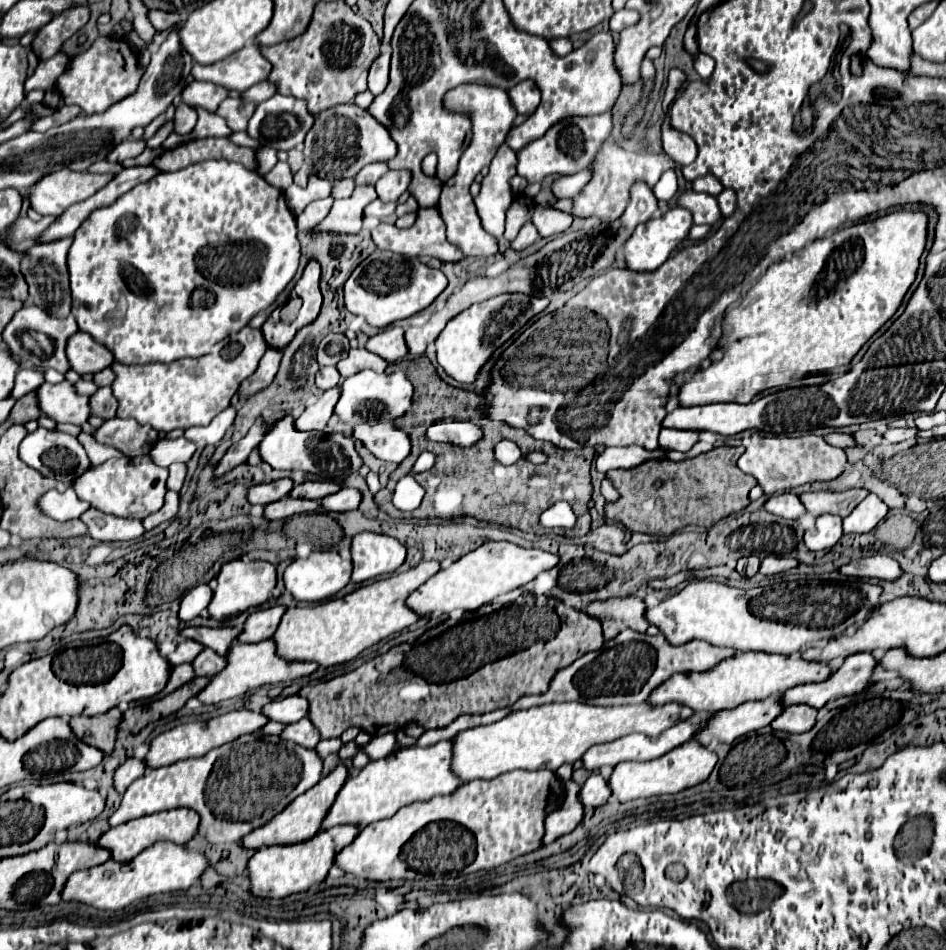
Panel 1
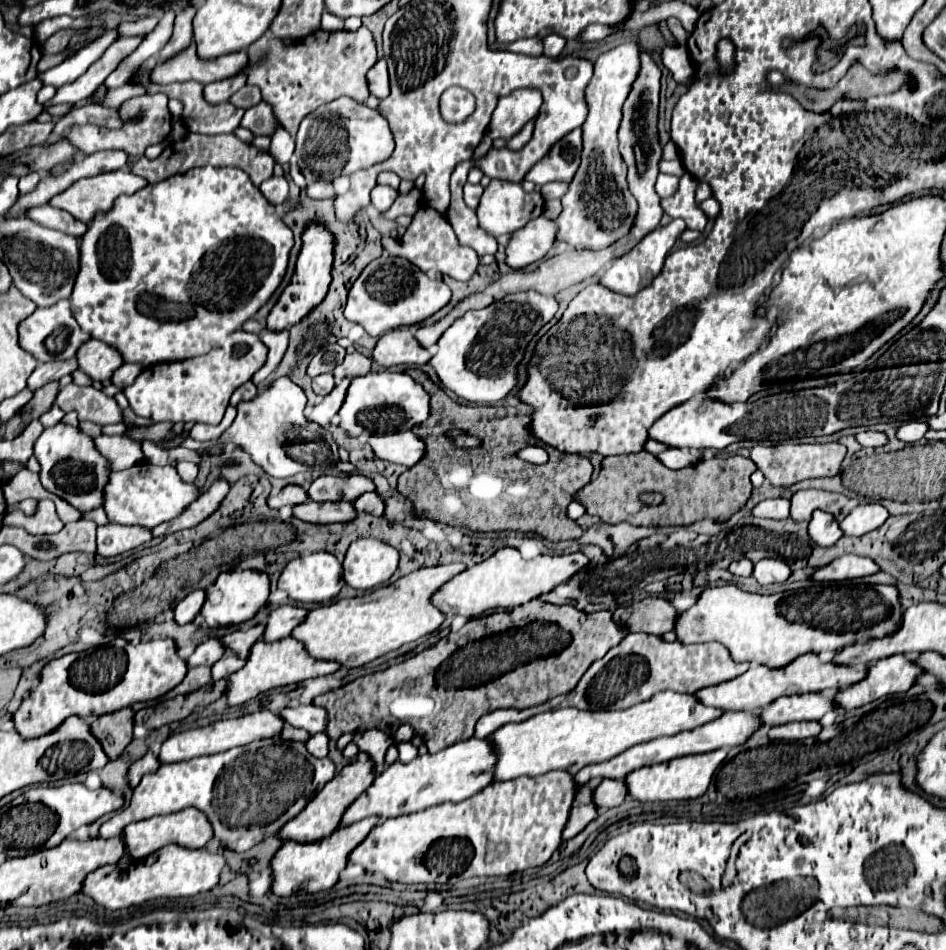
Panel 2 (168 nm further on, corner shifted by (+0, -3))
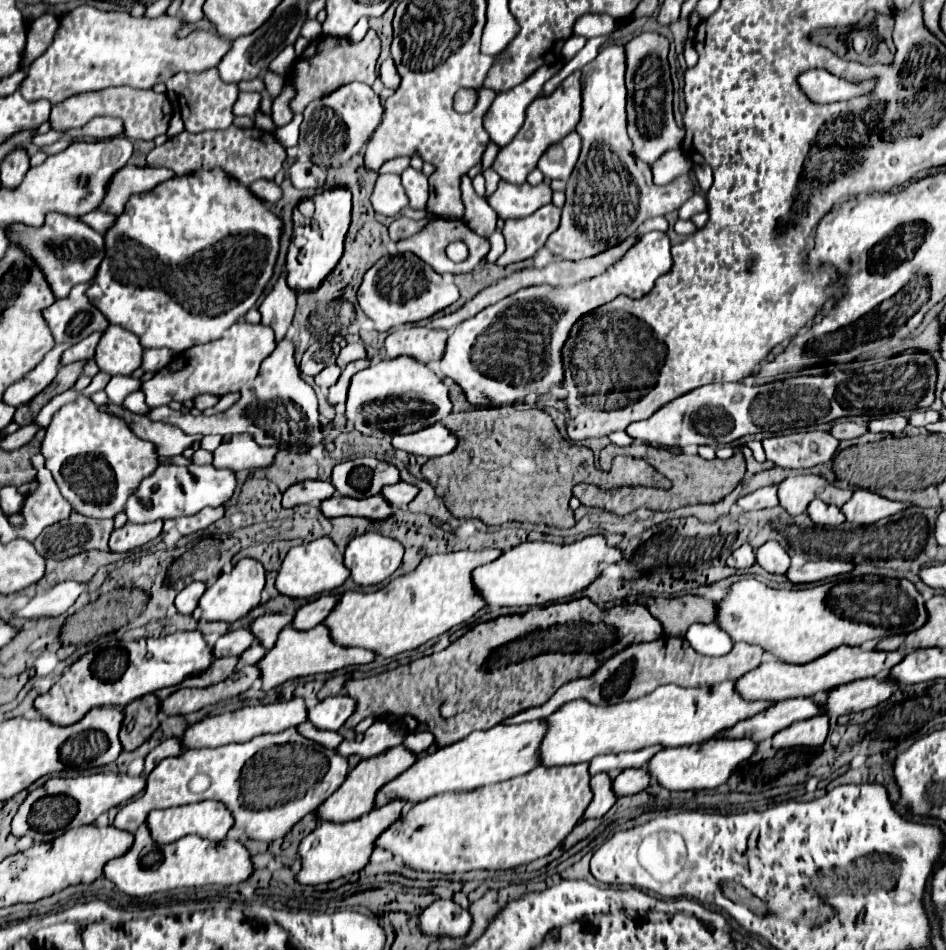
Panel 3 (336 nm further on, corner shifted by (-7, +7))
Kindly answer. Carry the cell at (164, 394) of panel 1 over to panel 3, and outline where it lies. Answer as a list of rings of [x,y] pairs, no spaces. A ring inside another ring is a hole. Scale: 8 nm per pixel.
[[[238,320],[226,330],[226,336],[206,344],[198,344],[188,352],[180,352],[170,364],[158,370],[150,380],[142,382],[142,392],[150,408],[164,406],[170,402],[188,404],[200,394],[212,394],[222,398],[224,394],[238,392],[248,380],[258,374],[258,368],[264,358],[268,358],[276,348],[274,332],[262,324],[248,324]]]

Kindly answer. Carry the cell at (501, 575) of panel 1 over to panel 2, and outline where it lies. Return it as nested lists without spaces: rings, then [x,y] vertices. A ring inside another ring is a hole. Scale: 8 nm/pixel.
[[[501,548],[491,558],[483,560],[481,564],[467,568],[465,572],[451,578],[435,596],[433,604],[443,614],[461,614],[465,618],[475,618],[485,610],[491,608],[515,608],[527,604],[541,594],[551,592],[559,584],[567,582],[573,574],[589,564],[589,558],[581,552],[565,554],[565,556],[547,556],[541,554],[533,560],[523,560],[519,550],[515,548]]]

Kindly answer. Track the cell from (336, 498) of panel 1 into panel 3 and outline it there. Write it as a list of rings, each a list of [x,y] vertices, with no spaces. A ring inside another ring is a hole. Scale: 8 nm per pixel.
[[[406,482],[390,484],[390,486],[384,488],[384,492],[382,492],[382,496],[384,496],[384,498],[388,500],[388,504],[392,504],[392,506],[408,504],[416,494],[418,494],[418,488],[412,486],[412,484],[406,484]]]

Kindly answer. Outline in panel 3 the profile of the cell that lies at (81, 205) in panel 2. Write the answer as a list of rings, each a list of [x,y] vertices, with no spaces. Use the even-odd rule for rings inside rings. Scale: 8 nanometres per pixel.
[[[126,164],[108,182],[104,200],[102,200],[98,210],[118,216],[118,214],[122,214],[130,194],[152,190],[156,184],[160,184],[160,182],[172,178],[172,176],[174,176],[174,172],[168,170],[168,168],[150,168],[150,166],[130,166],[130,164]]]

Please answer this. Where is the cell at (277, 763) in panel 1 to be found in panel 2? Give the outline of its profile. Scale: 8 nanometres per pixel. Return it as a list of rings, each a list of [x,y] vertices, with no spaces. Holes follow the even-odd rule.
[[[281,736],[257,740],[243,748],[233,748],[221,754],[209,754],[187,762],[161,764],[157,772],[143,776],[141,784],[133,790],[131,804],[101,826],[101,838],[123,836],[123,828],[131,822],[147,820],[159,814],[179,812],[183,808],[193,806],[209,818],[215,830],[215,838],[219,838],[225,848],[233,852],[247,852],[253,846],[257,846],[261,840],[277,834],[289,820],[293,820],[333,776],[335,776],[335,764],[329,758],[315,758],[307,752],[303,742],[283,740]]]

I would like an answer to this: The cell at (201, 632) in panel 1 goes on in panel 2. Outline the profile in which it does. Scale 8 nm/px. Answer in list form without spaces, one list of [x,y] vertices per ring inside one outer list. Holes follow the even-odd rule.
[[[257,624],[257,626],[247,628],[247,630],[231,632],[231,634],[223,636],[221,642],[225,642],[225,646],[229,646],[229,650],[235,652],[239,658],[247,658],[251,646],[263,636],[263,632],[265,632],[265,624]]]

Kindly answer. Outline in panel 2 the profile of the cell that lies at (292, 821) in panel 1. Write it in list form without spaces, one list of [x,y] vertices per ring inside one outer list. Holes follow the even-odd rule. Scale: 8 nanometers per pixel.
[[[359,752],[357,760],[347,764],[335,778],[333,782],[325,784],[323,790],[317,792],[317,796],[305,806],[305,810],[293,818],[293,822],[289,822],[289,826],[285,826],[285,830],[281,830],[279,838],[281,840],[297,840],[297,842],[313,842],[313,840],[321,840],[325,836],[331,836],[343,818],[343,812],[373,784],[375,780],[375,770],[373,770],[373,760],[369,754]]]

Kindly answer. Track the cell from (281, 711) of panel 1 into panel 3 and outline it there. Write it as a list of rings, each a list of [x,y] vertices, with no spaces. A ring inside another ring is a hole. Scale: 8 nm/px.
[[[348,696],[324,698],[316,706],[308,708],[308,720],[320,730],[338,730],[354,712],[354,708],[356,702]]]

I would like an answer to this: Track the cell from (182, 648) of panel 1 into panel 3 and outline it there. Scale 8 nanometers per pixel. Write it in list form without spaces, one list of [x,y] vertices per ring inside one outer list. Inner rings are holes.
[[[246,628],[232,630],[232,632],[226,632],[224,636],[218,638],[218,642],[212,648],[212,654],[214,654],[214,658],[240,656],[252,642],[254,642],[254,636],[250,630],[246,630]]]

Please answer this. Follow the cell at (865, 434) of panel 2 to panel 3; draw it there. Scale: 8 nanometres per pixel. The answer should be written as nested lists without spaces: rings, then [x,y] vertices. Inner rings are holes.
[[[849,416],[837,420],[834,428],[830,430],[832,436],[836,436],[838,440],[848,440],[848,438],[858,438],[868,433],[867,421],[862,419],[862,416]]]

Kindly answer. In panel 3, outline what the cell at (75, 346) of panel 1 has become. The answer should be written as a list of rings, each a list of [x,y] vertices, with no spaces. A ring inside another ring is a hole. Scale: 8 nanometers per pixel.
[[[108,326],[96,346],[96,364],[110,376],[130,376],[142,362],[142,346],[136,334],[120,326]]]

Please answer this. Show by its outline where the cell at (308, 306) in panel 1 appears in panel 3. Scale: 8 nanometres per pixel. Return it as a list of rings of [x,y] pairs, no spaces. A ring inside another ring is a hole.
[[[336,188],[336,190],[316,194],[312,200],[316,210],[310,220],[306,220],[298,210],[294,210],[294,236],[286,258],[286,272],[288,272],[286,280],[296,294],[312,292],[320,288],[320,284],[326,280],[332,268],[336,268],[344,250],[344,236],[350,226],[352,194],[346,188]]]

